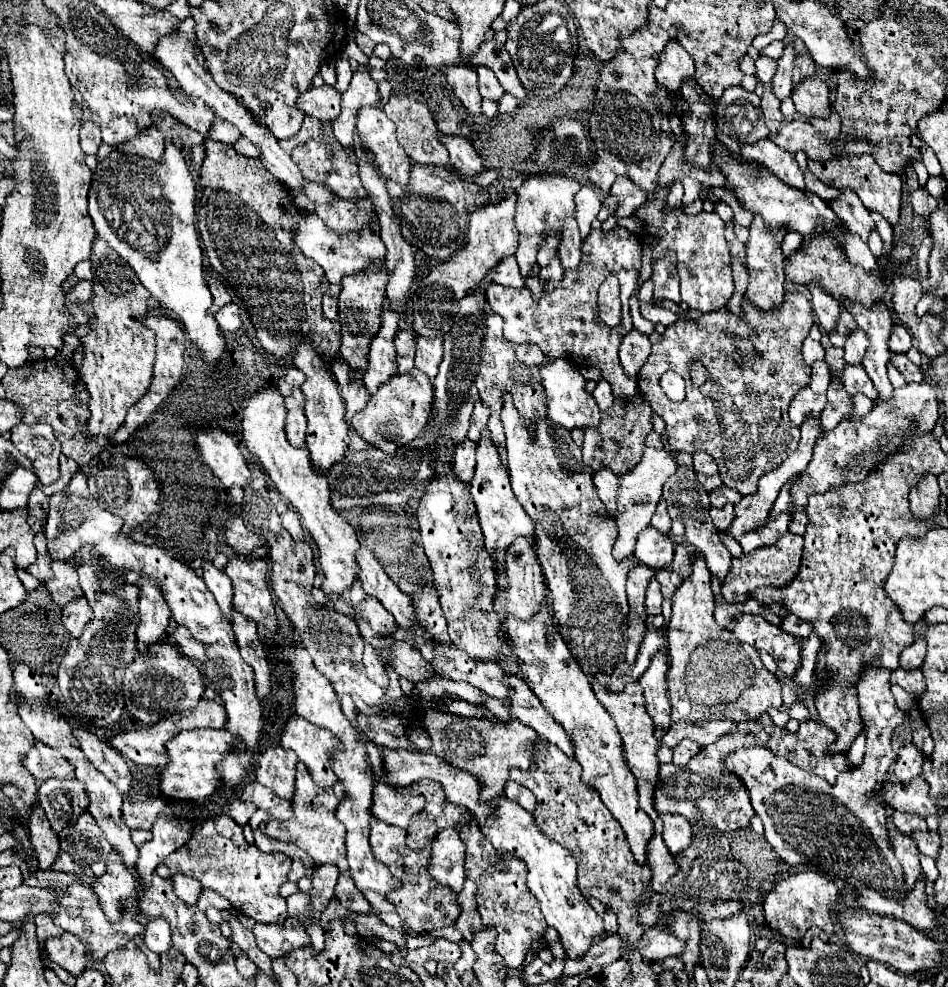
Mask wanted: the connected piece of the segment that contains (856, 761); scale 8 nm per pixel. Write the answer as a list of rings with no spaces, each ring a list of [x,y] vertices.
[[[862,730],[858,736],[856,736],[856,740],[852,742],[852,746],[846,753],[848,759],[854,766],[860,766],[860,762],[863,762],[864,754],[865,754],[865,745],[866,745],[866,732]]]

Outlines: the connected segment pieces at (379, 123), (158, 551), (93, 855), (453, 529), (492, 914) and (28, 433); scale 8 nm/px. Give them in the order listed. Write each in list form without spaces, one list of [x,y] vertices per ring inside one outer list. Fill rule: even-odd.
[[[364,106],[358,112],[358,136],[362,148],[372,156],[378,172],[398,184],[408,182],[410,158],[398,146],[396,126],[382,108]]]
[[[80,467],[72,476],[66,490],[50,496],[50,510],[46,518],[44,536],[46,536],[48,552],[52,560],[68,560],[72,558],[76,550],[80,550],[80,546],[94,544],[94,550],[106,562],[110,562],[110,566],[122,568],[122,570],[134,570],[140,576],[154,578],[158,582],[158,588],[162,590],[166,604],[170,606],[172,618],[180,626],[186,626],[196,640],[208,646],[210,660],[204,664],[204,678],[208,680],[208,686],[222,698],[222,704],[228,712],[226,728],[232,730],[232,734],[238,734],[240,738],[244,738],[244,744],[246,744],[246,750],[244,754],[240,754],[240,758],[232,754],[224,760],[224,786],[222,786],[224,790],[220,792],[220,800],[224,802],[228,796],[232,796],[232,788],[250,776],[248,768],[254,764],[252,750],[256,748],[258,738],[262,734],[262,706],[254,694],[252,668],[242,660],[232,626],[230,622],[224,622],[224,618],[220,618],[220,608],[216,606],[216,600],[212,598],[212,592],[206,588],[204,580],[198,578],[192,568],[184,566],[180,560],[166,554],[162,548],[134,544],[128,534],[122,534],[120,528],[122,528],[122,520],[114,516],[112,512],[102,510],[98,502],[90,496],[88,486],[86,486],[86,474]]]
[[[84,812],[74,826],[60,834],[60,850],[70,854],[78,866],[90,868],[98,878],[106,872],[106,858],[112,852],[112,846],[108,846],[108,840],[100,834],[92,814]]]
[[[440,466],[436,470],[436,478],[432,484],[428,484],[426,494],[420,500],[418,508],[418,524],[420,524],[420,536],[424,544],[424,552],[430,560],[432,572],[434,572],[434,588],[442,592],[442,608],[448,620],[448,634],[456,648],[464,650],[472,660],[500,660],[502,648],[510,646],[514,648],[512,640],[504,632],[498,614],[494,612],[494,596],[496,596],[496,568],[492,566],[492,558],[488,558],[488,552],[484,550],[484,536],[474,512],[474,502],[470,496],[470,490],[466,484],[456,480],[452,466]]]
[[[476,822],[464,824],[468,828],[468,838],[466,838],[466,878],[474,880],[478,890],[476,890],[476,904],[482,922],[492,924],[498,930],[498,942],[496,942],[496,952],[504,958],[504,964],[508,968],[518,968],[530,950],[532,942],[542,940],[548,924],[544,922],[538,902],[532,896],[532,892],[526,888],[526,876],[528,868],[526,864],[504,850],[496,850],[480,832]]]
[[[18,424],[12,428],[10,440],[32,462],[42,484],[52,484],[60,478],[60,442],[50,424]]]

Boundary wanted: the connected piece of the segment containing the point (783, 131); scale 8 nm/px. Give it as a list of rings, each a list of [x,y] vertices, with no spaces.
[[[790,120],[780,126],[776,134],[768,136],[776,146],[798,152],[802,150],[810,160],[828,160],[838,156],[836,150],[832,150],[832,142],[828,142],[820,132],[816,132],[806,120]]]

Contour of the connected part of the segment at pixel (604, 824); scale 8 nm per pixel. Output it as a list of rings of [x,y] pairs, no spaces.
[[[538,740],[536,764],[532,770],[514,770],[510,778],[520,786],[526,786],[536,796],[538,808],[534,810],[534,818],[538,826],[550,838],[566,846],[576,858],[578,886],[584,888],[584,896],[596,898],[606,910],[612,910],[620,924],[618,934],[628,942],[636,942],[644,932],[638,918],[640,908],[644,906],[642,896],[650,886],[652,872],[646,864],[638,864],[634,860],[620,824],[612,818],[612,814],[608,814],[608,808],[600,802],[600,796],[580,780],[580,764],[550,742]]]

